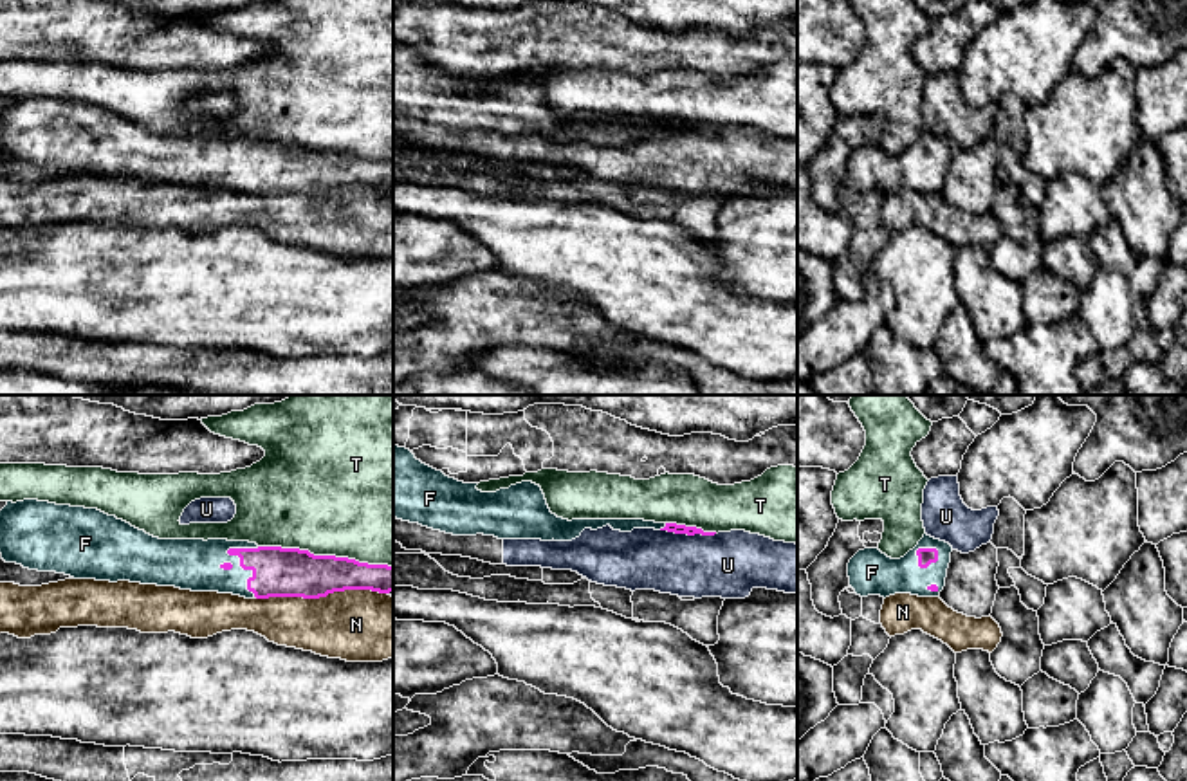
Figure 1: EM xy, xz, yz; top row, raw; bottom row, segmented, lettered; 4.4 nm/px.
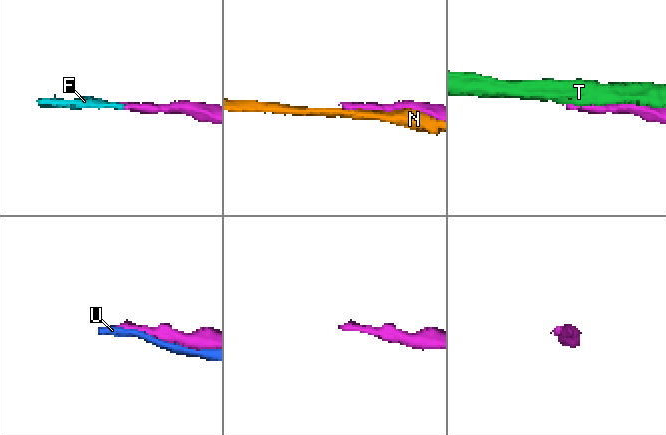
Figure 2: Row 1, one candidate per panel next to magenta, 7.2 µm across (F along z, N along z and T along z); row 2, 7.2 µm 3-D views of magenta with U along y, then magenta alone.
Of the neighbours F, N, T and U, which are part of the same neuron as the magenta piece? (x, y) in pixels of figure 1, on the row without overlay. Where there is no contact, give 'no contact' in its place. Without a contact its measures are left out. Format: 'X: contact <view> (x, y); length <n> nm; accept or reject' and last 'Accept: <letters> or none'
F: contact xy (246, 165); length 260 nm; accept
N: contact xy (320, 192); length 600 nm; reject
T: contact xy (325, 152); length 600 nm; reject
U: contact xz (688, 130); length 240 nm; reject
Accept: F

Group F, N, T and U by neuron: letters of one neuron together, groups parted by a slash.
F / N / T / U

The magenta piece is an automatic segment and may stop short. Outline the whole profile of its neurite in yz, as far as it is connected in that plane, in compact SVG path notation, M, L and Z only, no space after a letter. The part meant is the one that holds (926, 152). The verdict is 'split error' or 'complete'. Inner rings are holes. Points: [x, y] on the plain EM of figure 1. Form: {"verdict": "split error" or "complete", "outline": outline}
{"verdict": "split error", "outline": "M927 130L900 155L891 155L879 144L859 146L848 159L850 182L860 193L938 193L945 182L951 148L949 139Z"}

